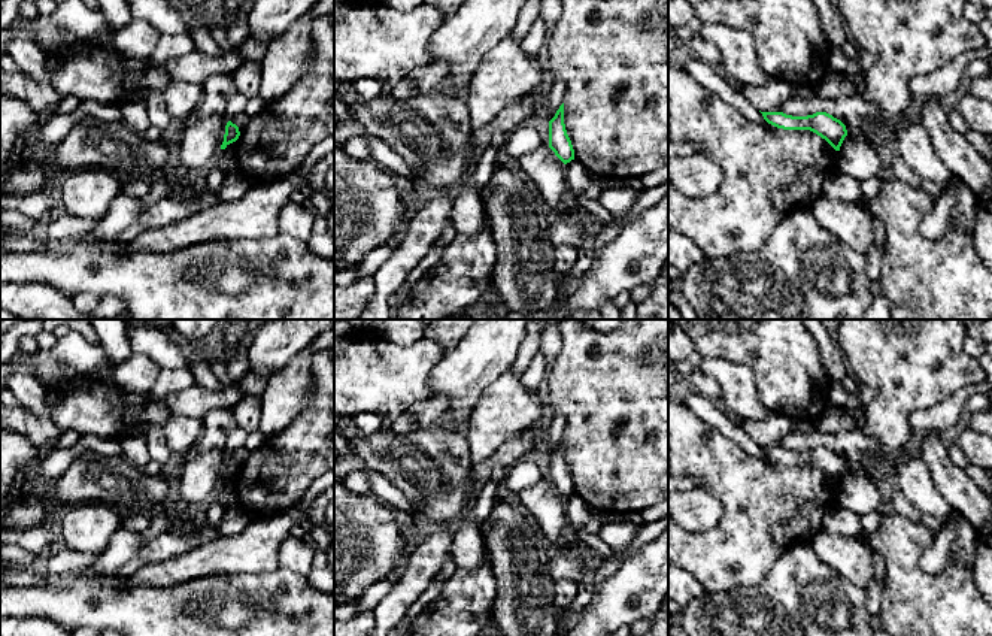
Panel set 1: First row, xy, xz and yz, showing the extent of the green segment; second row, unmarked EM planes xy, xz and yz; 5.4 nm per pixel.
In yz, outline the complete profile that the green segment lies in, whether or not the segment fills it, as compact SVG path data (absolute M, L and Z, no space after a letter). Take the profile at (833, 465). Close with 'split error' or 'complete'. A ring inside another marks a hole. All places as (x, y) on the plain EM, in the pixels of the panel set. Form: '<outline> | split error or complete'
M761 446L764 454L783 464L810 464L825 473L835 485L847 470L846 460L826 446L816 446L807 451L792 451L783 446Z | complete

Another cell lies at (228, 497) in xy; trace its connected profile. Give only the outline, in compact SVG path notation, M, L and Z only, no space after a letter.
M236 476L227 479L225 484L221 484L219 493L219 502L224 505L225 509L239 506L239 499L236 493Z

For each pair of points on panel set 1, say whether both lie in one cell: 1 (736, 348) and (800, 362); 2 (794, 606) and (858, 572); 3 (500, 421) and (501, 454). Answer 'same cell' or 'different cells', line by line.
1: same cell
2: different cells
3: different cells

